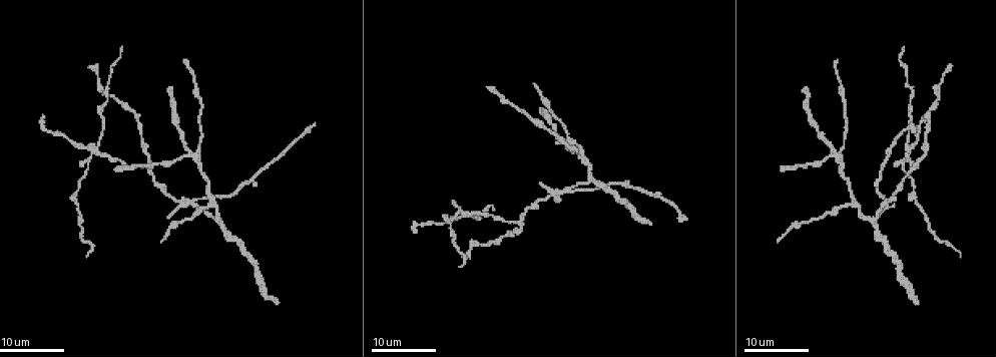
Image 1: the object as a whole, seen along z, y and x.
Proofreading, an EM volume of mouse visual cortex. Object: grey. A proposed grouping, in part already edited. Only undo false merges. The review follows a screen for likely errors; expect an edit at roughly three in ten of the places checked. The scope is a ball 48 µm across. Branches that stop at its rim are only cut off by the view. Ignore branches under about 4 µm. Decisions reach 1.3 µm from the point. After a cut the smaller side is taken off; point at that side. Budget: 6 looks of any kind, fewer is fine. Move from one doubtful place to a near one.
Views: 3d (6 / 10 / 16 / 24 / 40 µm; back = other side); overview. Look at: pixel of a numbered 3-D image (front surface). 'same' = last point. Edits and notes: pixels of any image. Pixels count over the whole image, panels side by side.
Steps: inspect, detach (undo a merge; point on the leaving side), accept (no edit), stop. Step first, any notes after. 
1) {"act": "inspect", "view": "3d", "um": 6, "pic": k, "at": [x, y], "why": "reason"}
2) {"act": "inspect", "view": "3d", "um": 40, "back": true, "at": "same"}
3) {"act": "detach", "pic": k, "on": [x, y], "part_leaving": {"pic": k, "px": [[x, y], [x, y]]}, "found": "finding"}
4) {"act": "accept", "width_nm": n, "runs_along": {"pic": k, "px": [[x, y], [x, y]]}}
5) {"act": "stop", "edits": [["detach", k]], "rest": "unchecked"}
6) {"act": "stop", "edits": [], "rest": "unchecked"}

{"act": "inspect", "view": "3d", "um": 24, "pic": 1, "at": [195, 156], "why": "arms part here"}

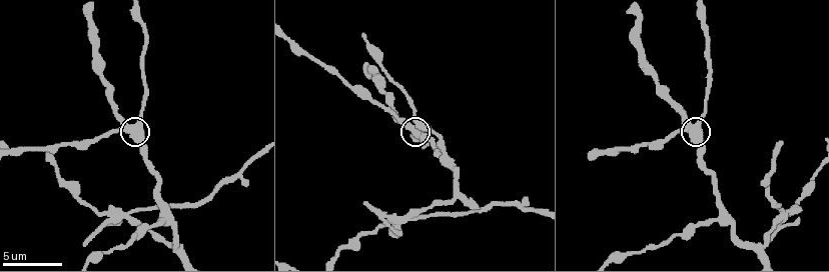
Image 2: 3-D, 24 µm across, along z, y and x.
{"act": "inspect", "view": "3d", "um": 6, "pic": 2, "at": [135, 127]}

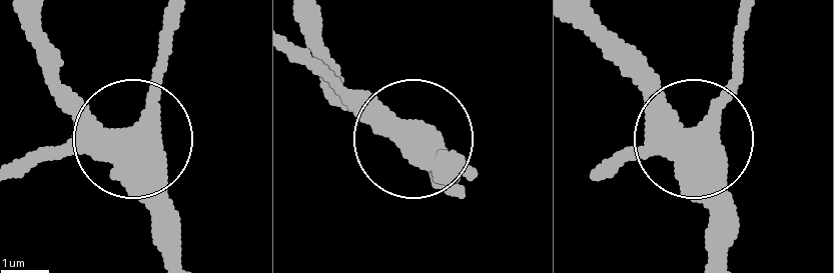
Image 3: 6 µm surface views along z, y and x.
{"act": "inspect", "view": "3d", "um": 6, "back": true, "pic": 3, "at": [126, 140]}

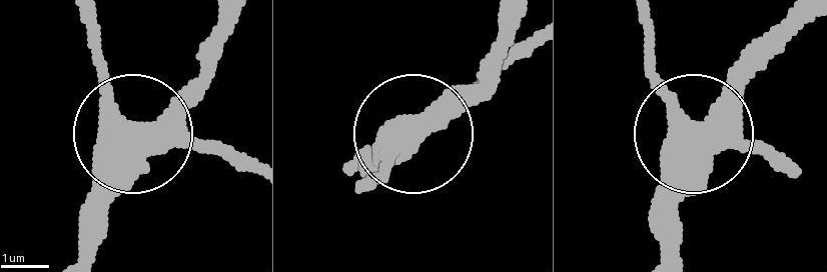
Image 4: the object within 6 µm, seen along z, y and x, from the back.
{"act": "accept", "runs_along": {"pic": 4, "px": [[81, 257], [93, 185], [120, 149], [192, 138], [224, 149]]}, "found": "one neuron here"}

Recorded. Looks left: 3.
{"act": "inspect", "view": "3d", "um": 16, "pic": 1, "at": [517, 224], "why": "three-way junction"}

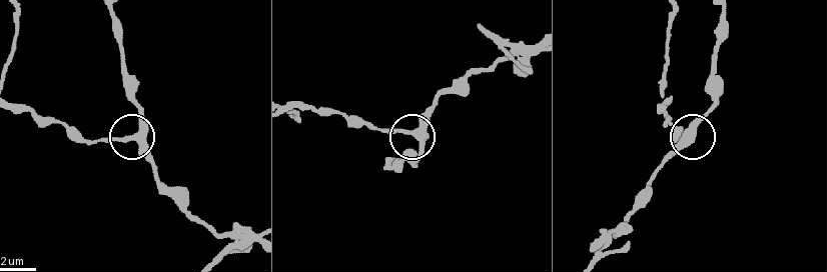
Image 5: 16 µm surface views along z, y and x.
{"act": "inspect", "view": "3d", "um": 6, "pic": 5, "at": [412, 135]}

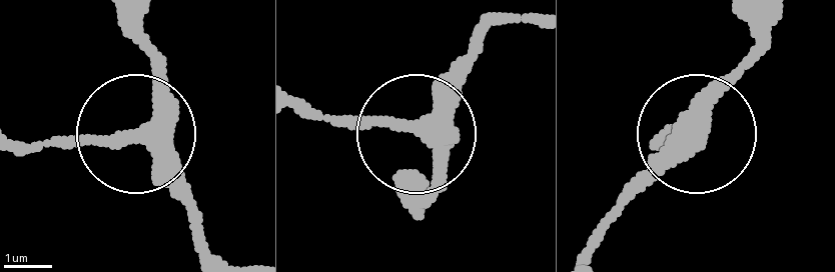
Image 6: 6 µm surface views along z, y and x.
{"act": "accept", "runs_along": {"pic": 6, "px": [[208, 247], [196, 199], [140, 132], [156, 104], [156, 48]]}, "found": "one neuron here"}

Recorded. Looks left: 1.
{"act": "stop", "edits": [], "rest": "unchecked"}

